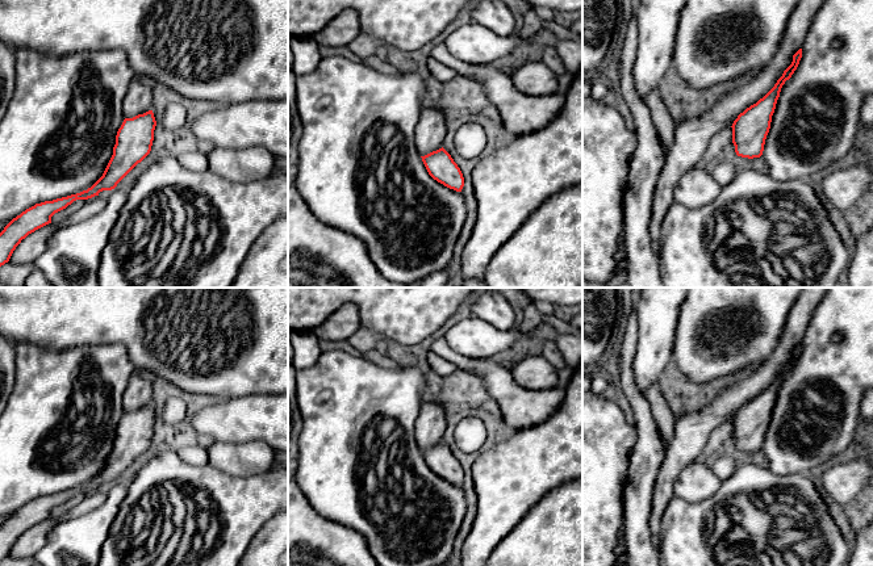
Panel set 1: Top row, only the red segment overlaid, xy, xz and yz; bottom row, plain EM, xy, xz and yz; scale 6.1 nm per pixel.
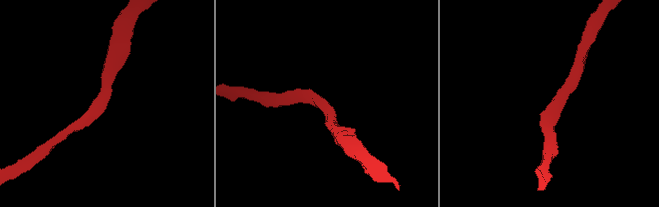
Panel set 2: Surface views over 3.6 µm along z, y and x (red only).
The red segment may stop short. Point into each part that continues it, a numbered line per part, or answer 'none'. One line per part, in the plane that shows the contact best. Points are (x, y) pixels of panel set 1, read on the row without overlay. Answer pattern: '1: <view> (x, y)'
1: yz (692, 431)

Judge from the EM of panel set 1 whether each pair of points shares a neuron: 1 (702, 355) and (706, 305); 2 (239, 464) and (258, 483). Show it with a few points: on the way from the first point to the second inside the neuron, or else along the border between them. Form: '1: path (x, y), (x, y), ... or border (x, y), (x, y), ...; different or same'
1: path (702, 343), (706, 336), (706, 317); same
2: border (274, 465), (262, 473), (242, 477), (220, 472); different

